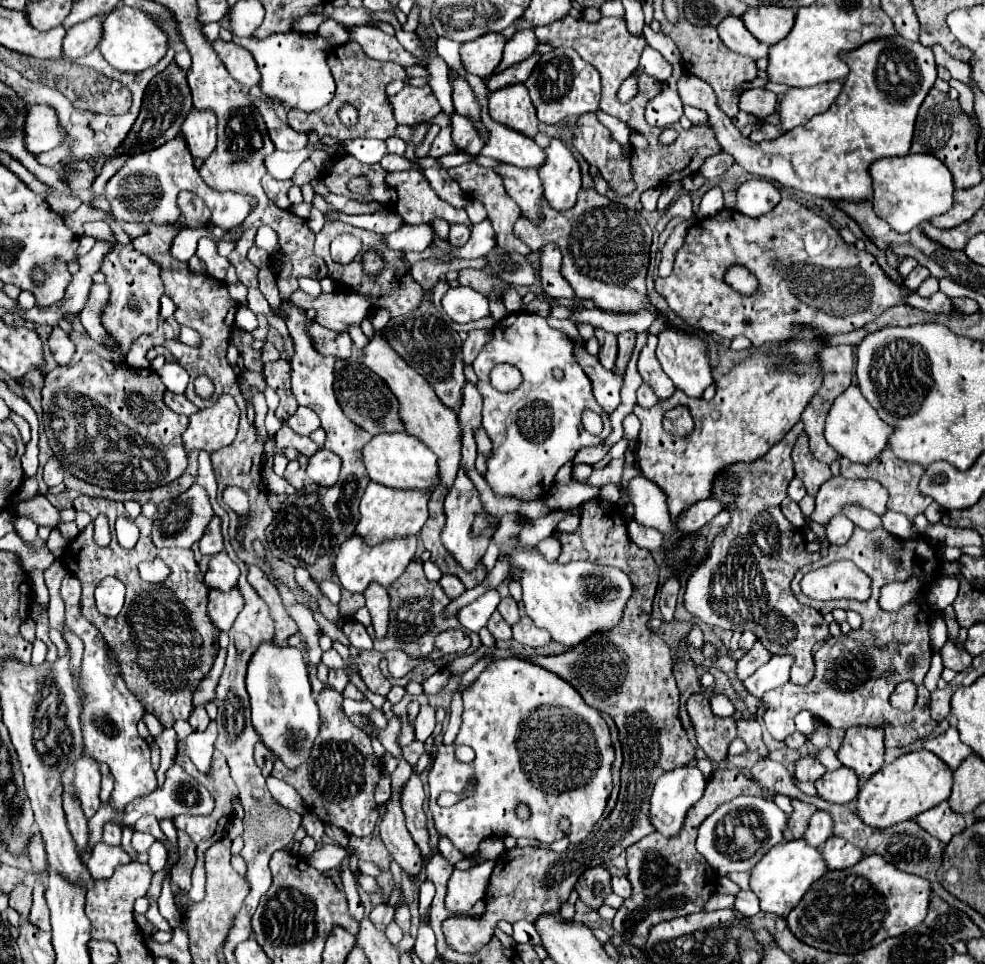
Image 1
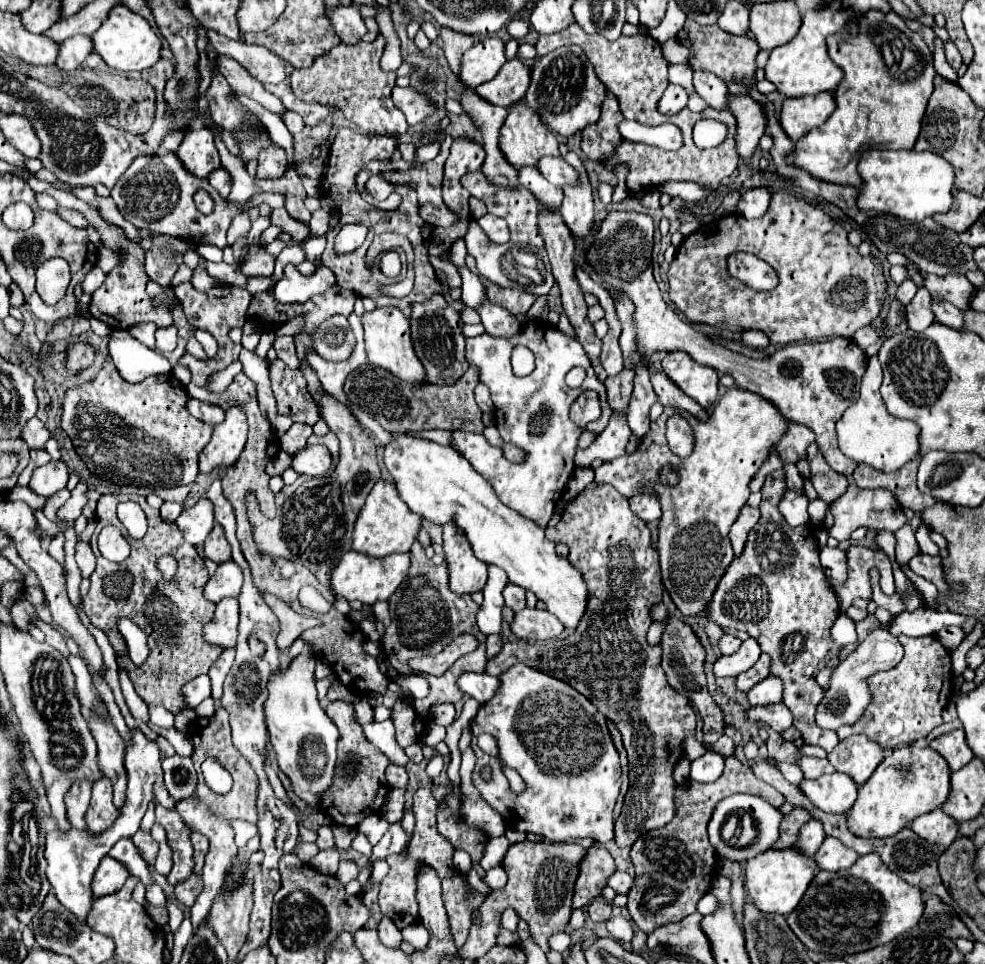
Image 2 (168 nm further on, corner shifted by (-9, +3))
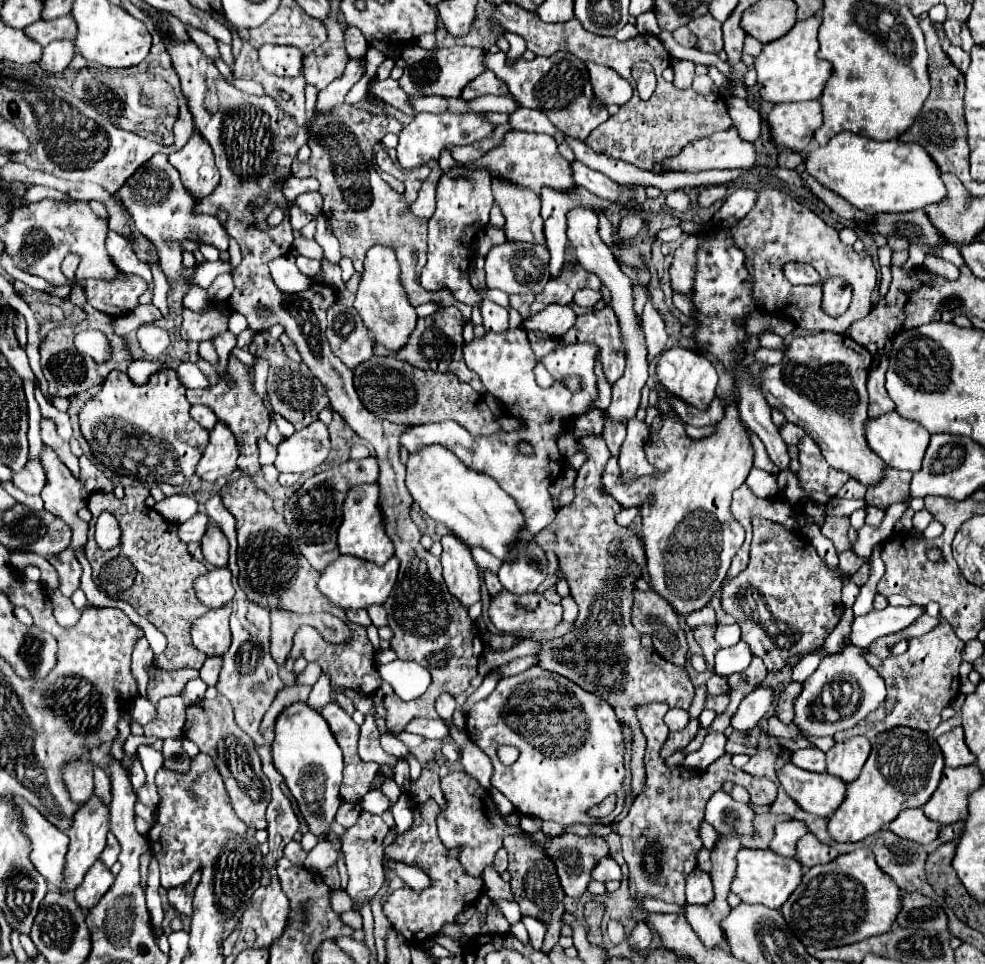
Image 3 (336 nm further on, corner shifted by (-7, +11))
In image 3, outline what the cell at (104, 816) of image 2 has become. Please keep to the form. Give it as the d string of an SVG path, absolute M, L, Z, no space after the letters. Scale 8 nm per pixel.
M93 794L87 802L83 802L83 806L75 812L71 828L67 830L67 836L71 842L69 842L67 862L65 862L65 884L63 884L61 892L73 892L83 882L85 872L99 860L99 854L103 852L105 842L107 842L107 834L111 830L109 824L111 824L109 806L97 794Z

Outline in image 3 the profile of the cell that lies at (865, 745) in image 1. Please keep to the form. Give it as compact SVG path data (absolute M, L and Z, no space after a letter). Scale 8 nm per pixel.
M853 736L837 742L831 750L827 750L827 772L845 782L853 782L861 774L869 752L871 742L865 736Z

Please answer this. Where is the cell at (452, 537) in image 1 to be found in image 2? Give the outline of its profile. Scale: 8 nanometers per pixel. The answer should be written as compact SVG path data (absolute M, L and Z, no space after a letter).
M453 526L443 528L443 550L449 568L449 588L457 596L469 596L483 590L487 566L485 562L477 562L469 542L465 542Z

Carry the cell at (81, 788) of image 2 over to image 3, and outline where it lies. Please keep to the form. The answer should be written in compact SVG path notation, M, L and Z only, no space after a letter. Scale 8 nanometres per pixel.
M77 760L75 764L67 766L63 780L75 804L83 804L93 794L93 768L89 762Z

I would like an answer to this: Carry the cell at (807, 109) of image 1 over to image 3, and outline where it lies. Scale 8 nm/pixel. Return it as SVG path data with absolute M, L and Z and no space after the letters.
M781 102L767 114L771 126L771 140L779 148L803 152L813 138L815 128L821 126L821 102Z

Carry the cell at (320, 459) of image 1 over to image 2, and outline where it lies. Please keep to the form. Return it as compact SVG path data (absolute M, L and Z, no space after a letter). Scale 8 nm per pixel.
M313 444L313 446L305 446L301 452L297 452L293 456L291 468L303 476L321 476L321 474L329 472L331 462L333 462L333 458L331 458L327 446Z

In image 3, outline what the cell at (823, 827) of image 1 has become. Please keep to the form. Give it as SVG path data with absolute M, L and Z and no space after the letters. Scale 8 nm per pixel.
M787 820L775 826L775 838L771 840L771 850L781 854L781 856L795 856L795 846L797 840L807 834L807 826L799 820Z

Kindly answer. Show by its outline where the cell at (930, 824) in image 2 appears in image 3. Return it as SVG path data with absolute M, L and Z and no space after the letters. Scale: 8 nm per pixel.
M921 808L903 810L889 824L891 832L895 832L901 838L915 840L919 844L931 844L933 840L937 840L939 838L939 828L941 826L937 822L931 822L931 818L927 818Z

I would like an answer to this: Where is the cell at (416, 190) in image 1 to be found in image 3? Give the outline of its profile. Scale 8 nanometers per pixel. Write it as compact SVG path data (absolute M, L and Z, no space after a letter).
M431 160L431 174L429 178L423 182L421 190L419 190L419 196L415 200L415 204L411 206L413 214L419 216L419 218L431 218L431 214L435 212L435 178L441 176L441 168L437 164L437 160Z

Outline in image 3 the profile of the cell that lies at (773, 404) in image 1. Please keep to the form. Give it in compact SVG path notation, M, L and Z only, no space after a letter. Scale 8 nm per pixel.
M727 404L723 420L713 428L715 432L711 436L693 440L685 434L685 424L677 414L661 414L661 432L651 434L645 446L647 460L651 462L651 466L657 468L657 474L627 480L623 478L615 456L607 460L605 468L605 490L625 508L641 506L641 538L645 544L647 570L651 576L653 590L683 616L705 608L711 602L713 594L719 592L731 566L731 558L735 556L745 538L745 530L739 526L739 522L735 522L731 514L731 494L745 482L753 468L753 446L749 440L747 426L743 426L743 420L739 418L737 404Z

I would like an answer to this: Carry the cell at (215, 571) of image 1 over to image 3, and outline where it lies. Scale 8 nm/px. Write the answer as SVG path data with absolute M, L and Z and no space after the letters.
M209 568L209 572L199 576L193 586L195 586L197 598L207 608L221 608L229 604L235 594L229 568Z

